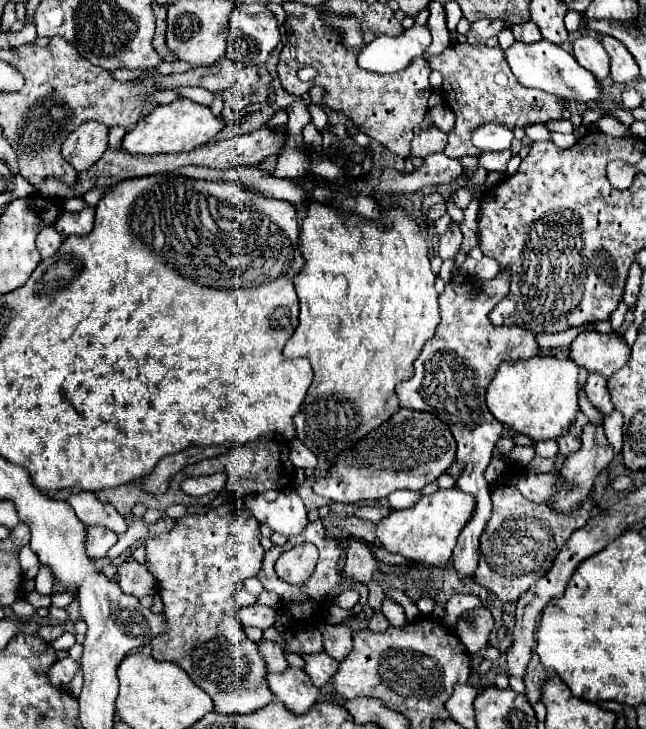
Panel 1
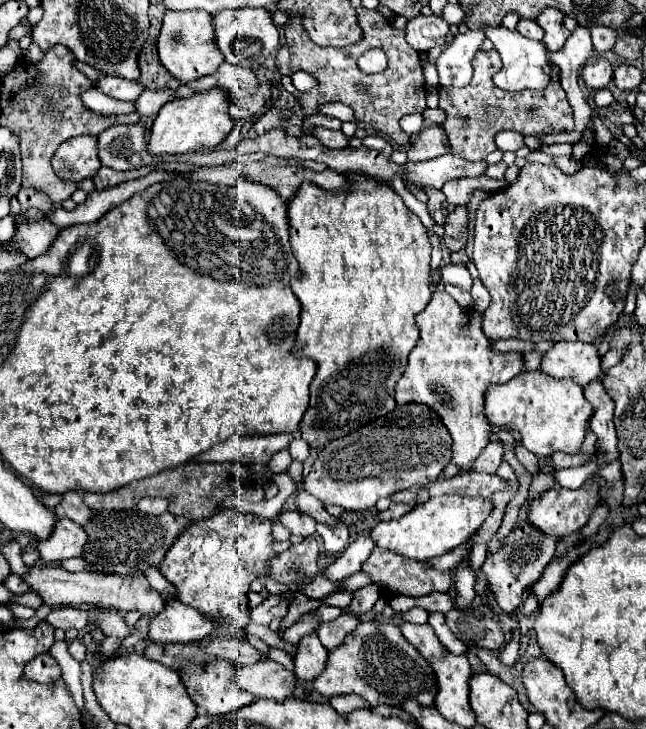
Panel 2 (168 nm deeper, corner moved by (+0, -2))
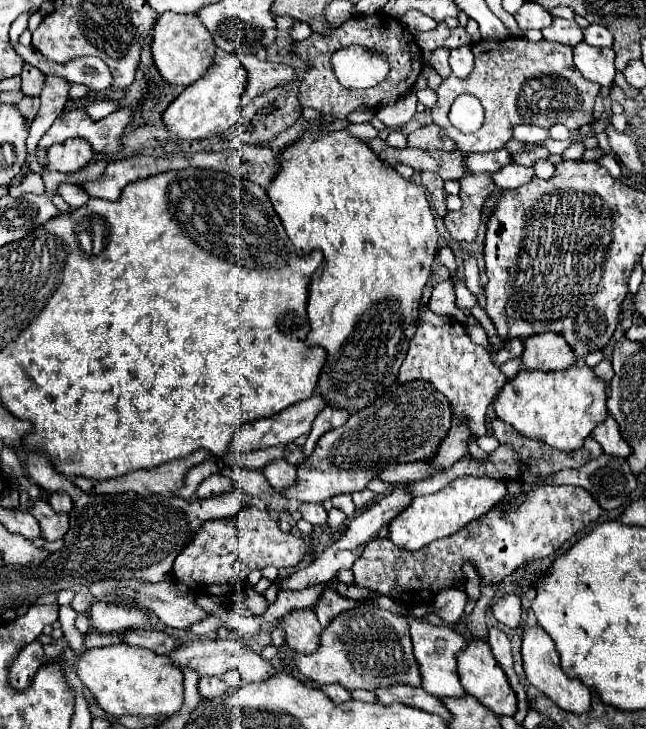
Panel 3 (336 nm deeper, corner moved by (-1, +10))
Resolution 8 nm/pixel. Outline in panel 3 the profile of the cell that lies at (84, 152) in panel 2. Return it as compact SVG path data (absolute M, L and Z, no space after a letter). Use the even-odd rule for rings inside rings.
M72 138L62 144L54 144L46 150L46 154L48 154L48 170L58 170L64 174L78 172L94 156L90 144L80 138Z

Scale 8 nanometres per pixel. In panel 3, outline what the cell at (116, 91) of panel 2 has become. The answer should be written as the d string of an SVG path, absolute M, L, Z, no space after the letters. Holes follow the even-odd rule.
M12 44L14 50L22 56L24 62L36 66L42 74L52 74L52 76L60 76L68 82L78 82L88 86L92 92L104 92L110 84L112 84L112 74L108 70L108 66L94 56L86 56L86 58L78 58L72 60L68 64L56 64L50 62L48 58L44 58L38 50L34 50L32 46L22 46L22 44Z

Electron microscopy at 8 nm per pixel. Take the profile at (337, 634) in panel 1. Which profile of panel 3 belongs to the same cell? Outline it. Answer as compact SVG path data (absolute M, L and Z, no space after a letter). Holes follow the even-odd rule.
M326 586L326 588L322 590L322 594L320 594L316 606L314 606L314 612L316 612L316 616L318 616L320 624L322 624L322 628L326 628L328 622L330 622L334 616L338 616L338 614L344 612L344 610L356 608L356 606L358 606L356 600L342 598L338 592L334 592L332 588Z

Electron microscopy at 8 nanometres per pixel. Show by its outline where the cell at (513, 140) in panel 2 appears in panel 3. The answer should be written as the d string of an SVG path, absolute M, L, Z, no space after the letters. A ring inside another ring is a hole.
M516 126L514 128L514 138L522 140L522 142L542 142L546 138L550 138L550 132L546 128L538 128L538 126Z

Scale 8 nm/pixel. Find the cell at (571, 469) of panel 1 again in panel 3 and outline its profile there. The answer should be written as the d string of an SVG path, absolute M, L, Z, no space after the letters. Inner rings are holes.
M538 486L532 494L522 494L508 504L492 508L486 516L466 524L462 532L430 542L416 552L398 548L388 538L372 540L352 566L354 586L402 600L404 604L430 604L442 588L456 588L466 580L462 572L464 562L474 564L484 584L498 584L520 566L552 556L564 542L596 522L600 514L602 508L584 488Z

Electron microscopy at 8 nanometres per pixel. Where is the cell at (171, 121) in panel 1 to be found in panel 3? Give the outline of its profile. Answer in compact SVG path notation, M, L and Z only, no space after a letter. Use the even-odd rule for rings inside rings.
M238 54L216 56L212 68L204 78L186 88L164 112L164 124L168 130L182 140L198 140L210 138L228 130L240 118L240 98L246 88L246 70L242 68L242 60Z

